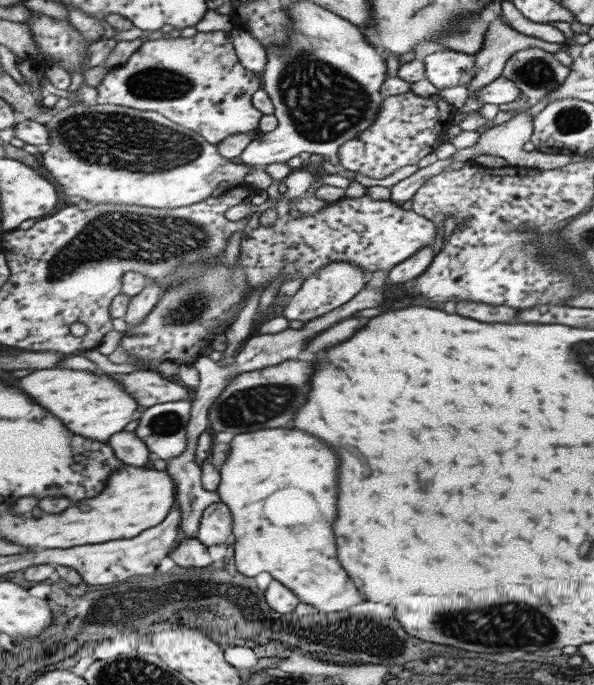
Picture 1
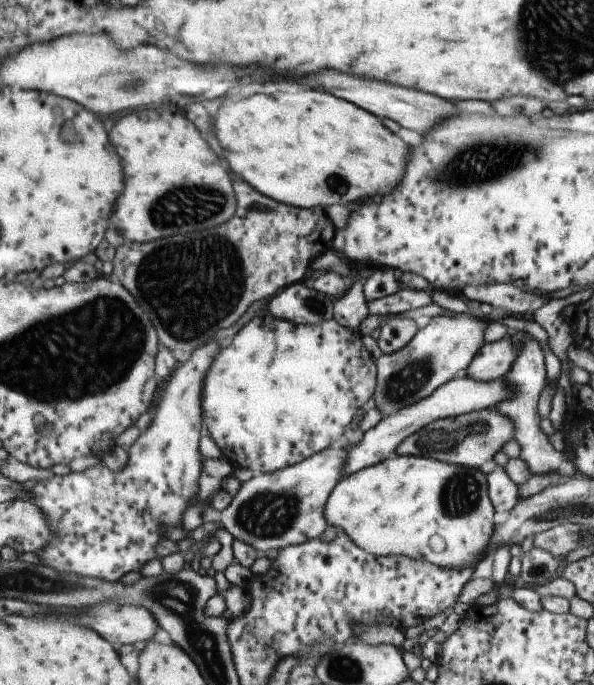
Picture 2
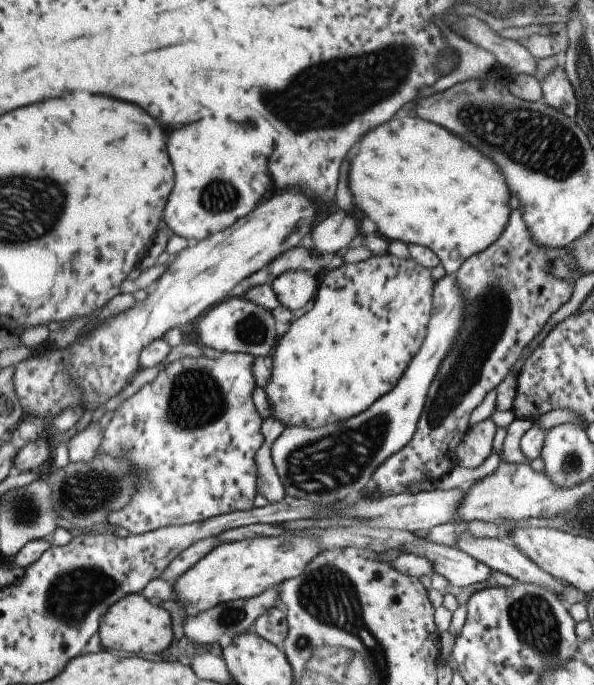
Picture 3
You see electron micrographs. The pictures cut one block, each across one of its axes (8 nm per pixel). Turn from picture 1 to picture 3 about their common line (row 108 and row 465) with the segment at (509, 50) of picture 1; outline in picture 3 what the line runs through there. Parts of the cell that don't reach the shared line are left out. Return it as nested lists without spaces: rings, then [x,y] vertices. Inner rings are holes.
[[[490,418],[470,426],[464,438],[455,448],[456,464],[469,469],[480,466],[491,454],[495,430],[495,424]]]

